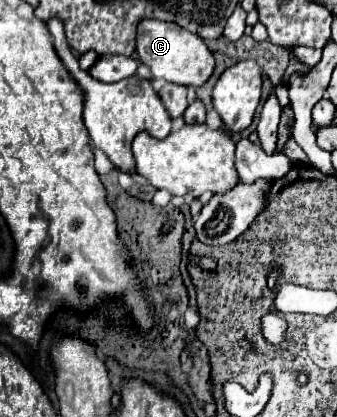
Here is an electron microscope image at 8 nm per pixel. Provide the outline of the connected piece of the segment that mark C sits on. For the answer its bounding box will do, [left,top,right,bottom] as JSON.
[137,20,215,86]

